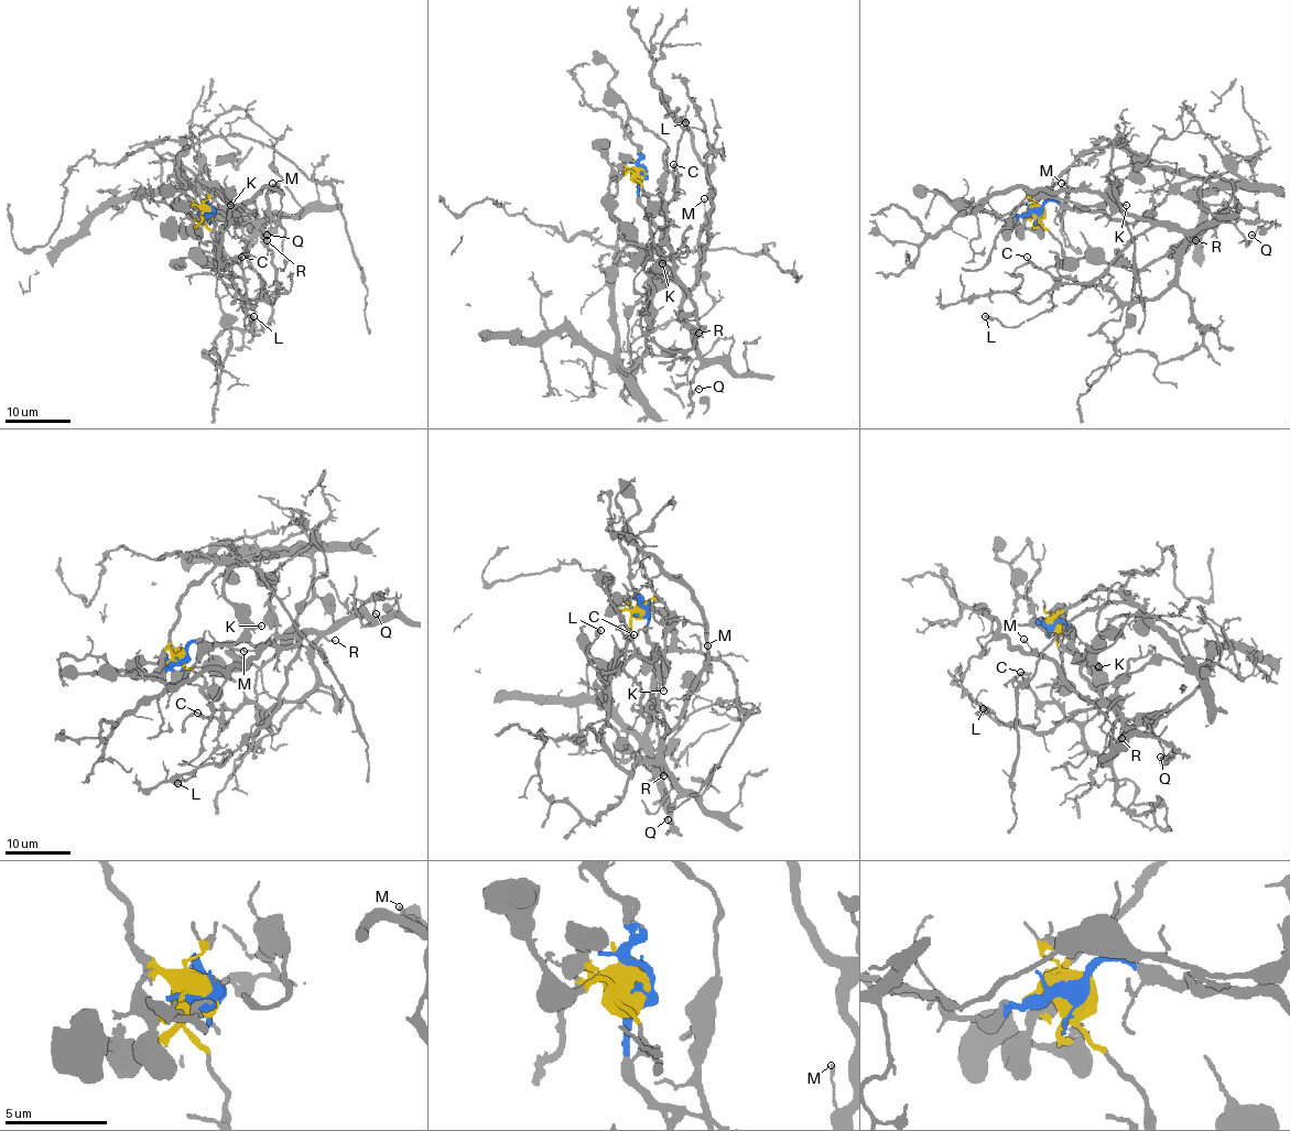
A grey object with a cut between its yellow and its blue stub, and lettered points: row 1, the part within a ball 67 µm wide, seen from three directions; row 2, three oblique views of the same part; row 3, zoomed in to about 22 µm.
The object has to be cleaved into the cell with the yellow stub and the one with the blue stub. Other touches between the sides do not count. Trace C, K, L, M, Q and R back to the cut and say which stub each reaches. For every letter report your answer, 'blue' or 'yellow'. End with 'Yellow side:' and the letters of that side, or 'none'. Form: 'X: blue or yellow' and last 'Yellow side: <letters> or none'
C: blue
K: yellow
L: blue
M: blue
Q: blue
R: blue
Yellow side: K

